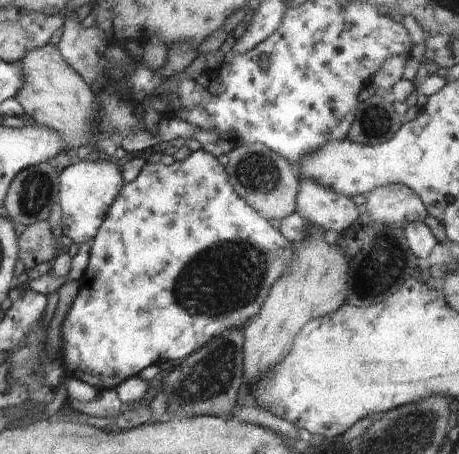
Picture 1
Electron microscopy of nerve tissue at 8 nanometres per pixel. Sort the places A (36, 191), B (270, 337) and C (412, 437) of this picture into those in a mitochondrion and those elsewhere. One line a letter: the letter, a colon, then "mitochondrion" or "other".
A: mitochondrion
B: other
C: mitochondrion

